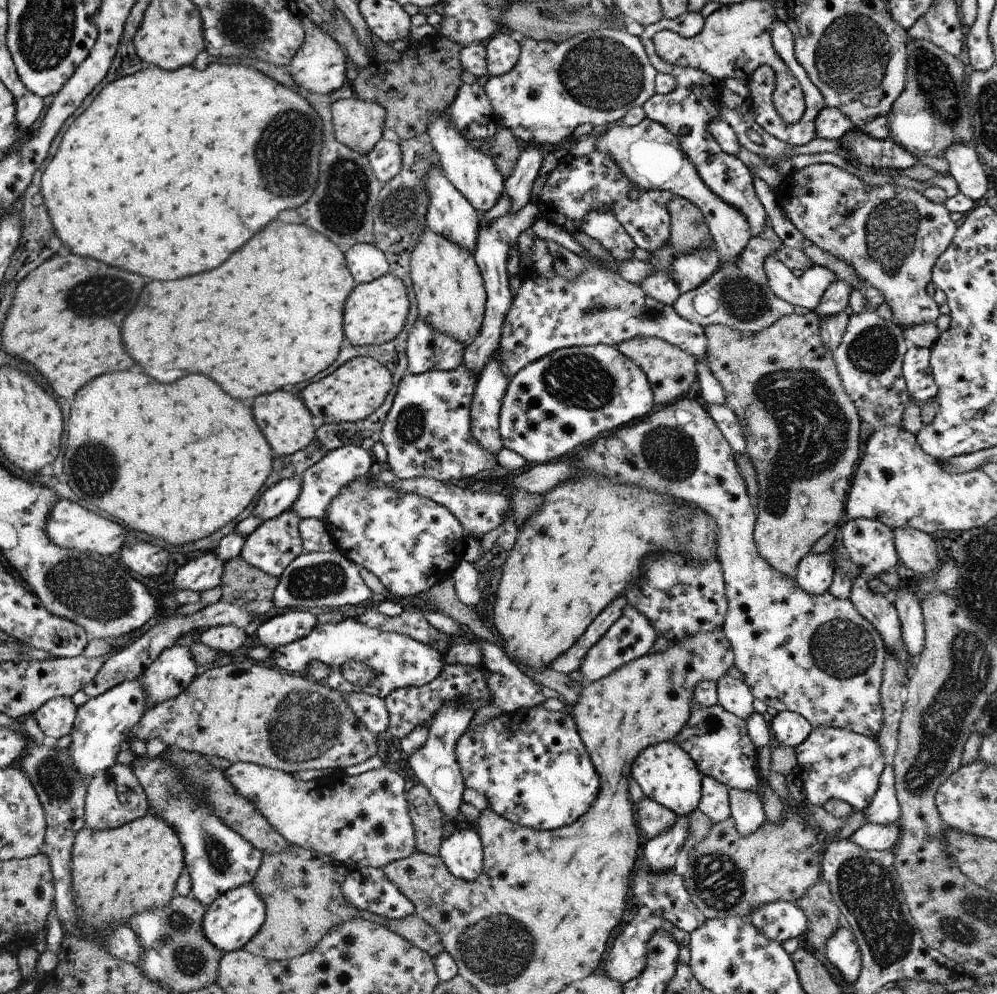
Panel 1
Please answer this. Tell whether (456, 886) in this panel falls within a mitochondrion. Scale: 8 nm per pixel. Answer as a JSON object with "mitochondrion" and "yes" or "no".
{"mitochondrion":"no"}

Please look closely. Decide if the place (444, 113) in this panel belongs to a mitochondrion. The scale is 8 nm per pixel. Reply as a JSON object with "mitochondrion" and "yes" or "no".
{"mitochondrion":"no"}

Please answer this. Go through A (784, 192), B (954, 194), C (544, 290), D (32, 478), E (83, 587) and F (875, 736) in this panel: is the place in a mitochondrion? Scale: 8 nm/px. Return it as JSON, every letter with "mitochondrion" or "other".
{"A":"other","B":"other","C":"other","D":"other","E":"mitochondrion","F":"other"}

